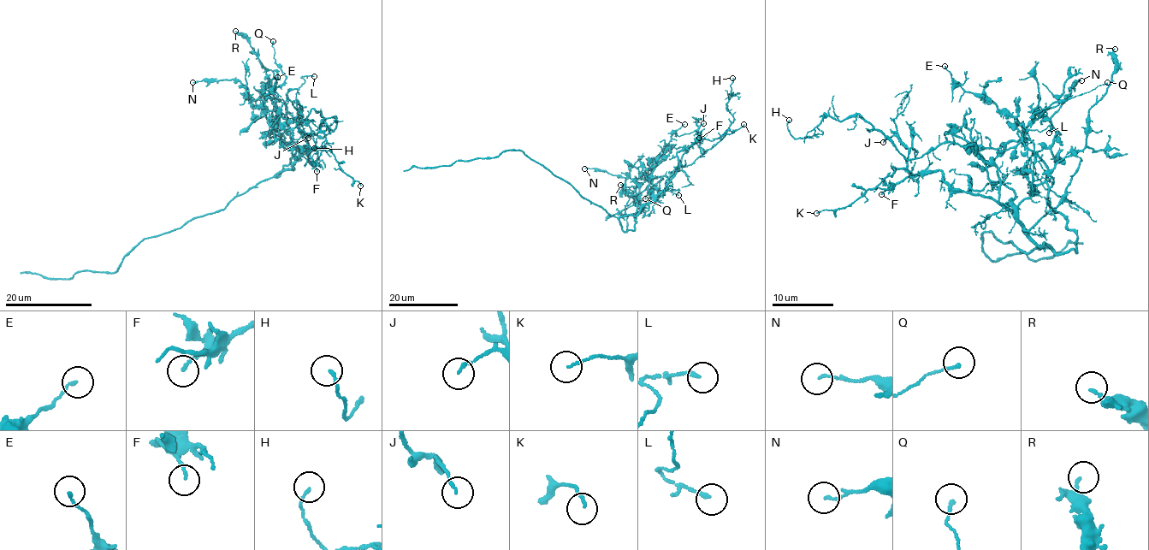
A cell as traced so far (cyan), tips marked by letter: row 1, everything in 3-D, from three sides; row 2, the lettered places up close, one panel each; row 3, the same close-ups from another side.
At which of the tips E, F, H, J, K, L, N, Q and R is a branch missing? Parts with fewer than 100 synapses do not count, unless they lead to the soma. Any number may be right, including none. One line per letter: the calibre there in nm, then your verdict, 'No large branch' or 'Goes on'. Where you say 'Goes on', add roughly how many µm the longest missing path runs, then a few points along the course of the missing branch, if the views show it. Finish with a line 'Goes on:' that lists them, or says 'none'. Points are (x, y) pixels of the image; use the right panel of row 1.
E: Thickness 130 nm. No large branch
F: Thickness 130 nm. No large branch
H: Thickness 120 nm. No large branch
J: Thickness 120 nm. No large branch
K: Thickness 100 nm. No large branch
L: Thickness 160 nm. No large branch
N: Thickness 100 nm. No large branch
Q: Thickness 140 nm. No large branch
R: Thickness 240 nm. No large branch
Goes on: none

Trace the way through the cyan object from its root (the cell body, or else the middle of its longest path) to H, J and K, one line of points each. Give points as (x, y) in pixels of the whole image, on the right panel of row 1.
H: (1051, 249), (998, 201), (998, 168), (973, 144), (909, 159), (858, 115), (795, 139), (789, 120)
J: (1051, 249), (1027, 235), (1016, 212), (948, 186), (940, 171), (911, 173), (908, 148), (895, 136), (883, 142)
K: (1051, 249), (1027, 235), (1016, 212), (948, 186), (940, 171), (920, 176), (899, 169), (848, 207), (816, 213)

